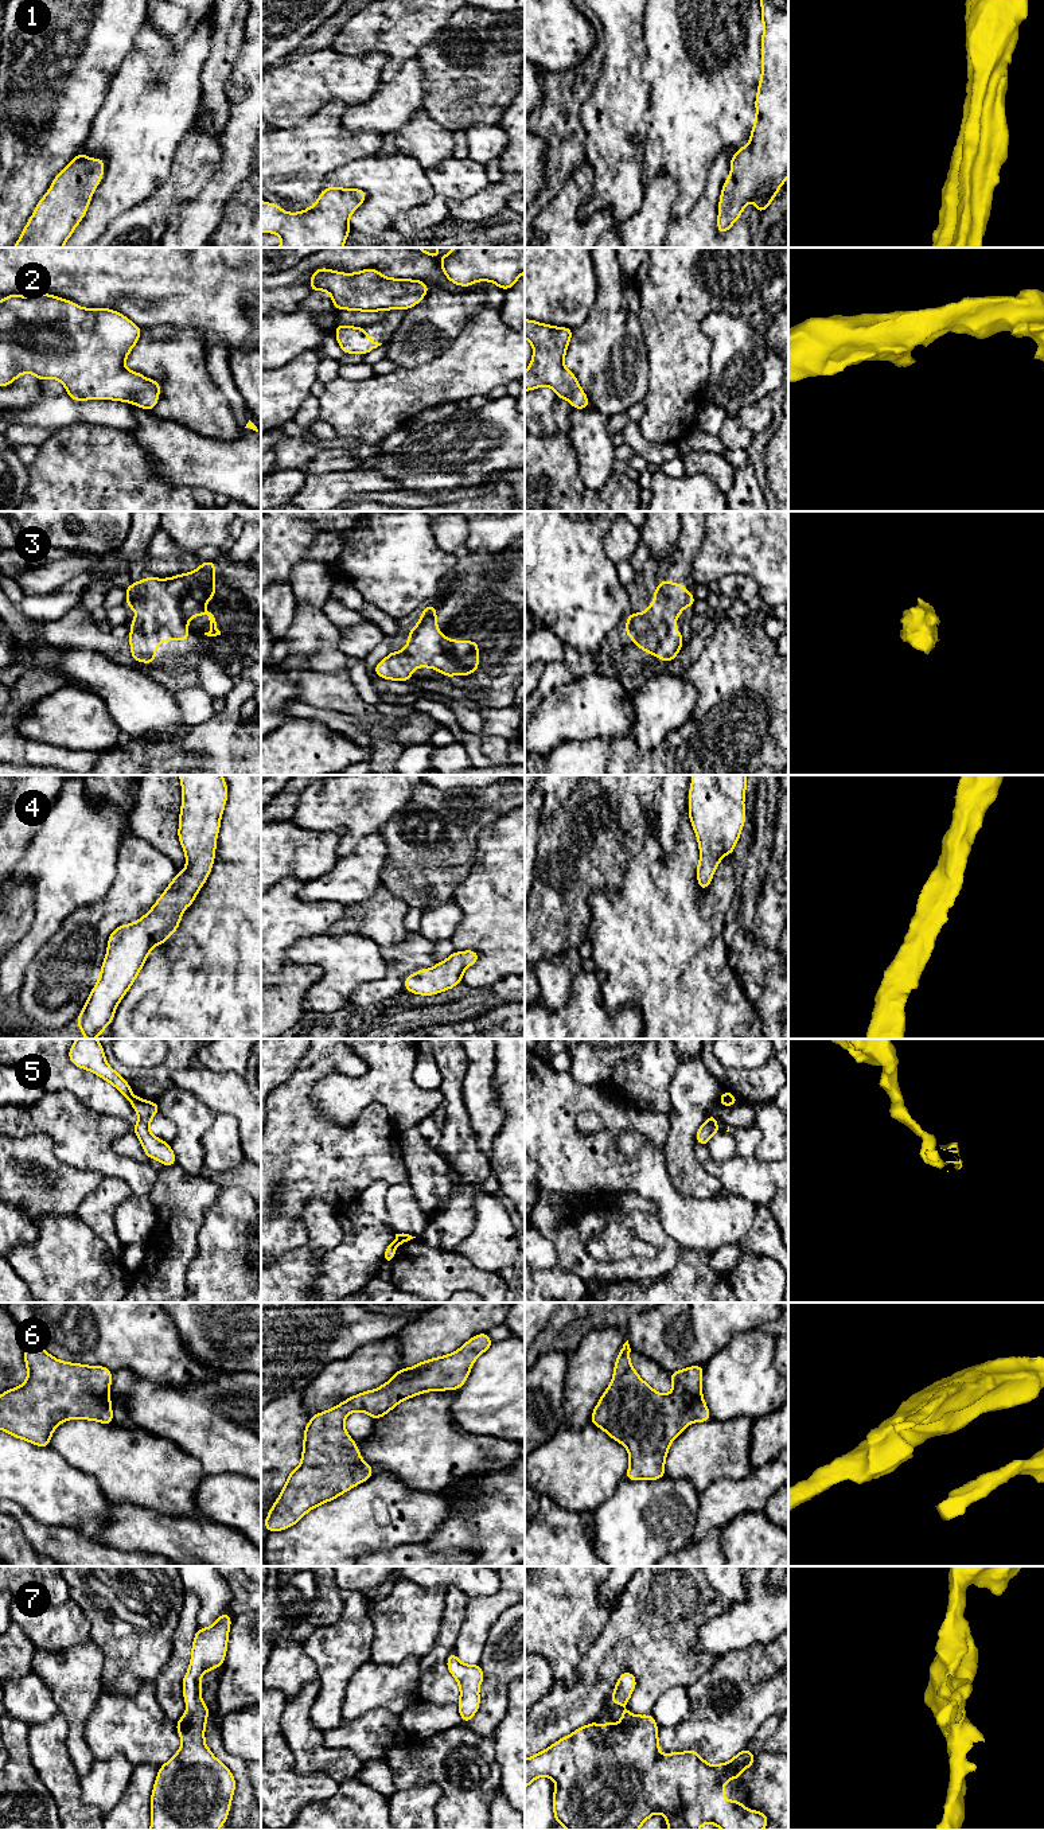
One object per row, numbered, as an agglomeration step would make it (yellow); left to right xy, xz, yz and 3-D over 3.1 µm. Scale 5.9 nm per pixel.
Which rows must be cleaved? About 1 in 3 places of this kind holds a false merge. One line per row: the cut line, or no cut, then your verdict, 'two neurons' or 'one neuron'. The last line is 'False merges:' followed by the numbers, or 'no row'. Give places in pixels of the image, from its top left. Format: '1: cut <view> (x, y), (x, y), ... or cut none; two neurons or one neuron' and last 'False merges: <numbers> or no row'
1: cut none; one neuron
2: cut none; one neuron
3: cut none; one neuron
4: cut none; one neuron
5: cut xy (132, 1095), (129, 1100); two neurons
6: cut none; one neuron
7: cut none; one neuron
False merges: 5

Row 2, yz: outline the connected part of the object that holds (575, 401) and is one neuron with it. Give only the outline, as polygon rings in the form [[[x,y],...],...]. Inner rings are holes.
[[[525,319],[525,338],[531,343],[534,354],[525,373],[525,392],[544,385],[550,386],[557,398],[565,398],[573,409],[588,409],[589,400],[576,375],[564,365],[564,357],[573,330],[553,327]]]

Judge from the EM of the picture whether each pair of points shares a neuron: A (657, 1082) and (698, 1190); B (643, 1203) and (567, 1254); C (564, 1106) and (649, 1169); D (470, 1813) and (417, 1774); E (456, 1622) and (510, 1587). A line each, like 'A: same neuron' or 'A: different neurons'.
A: different neurons
B: different neurons
C: same neuron
D: same neuron
E: different neurons

